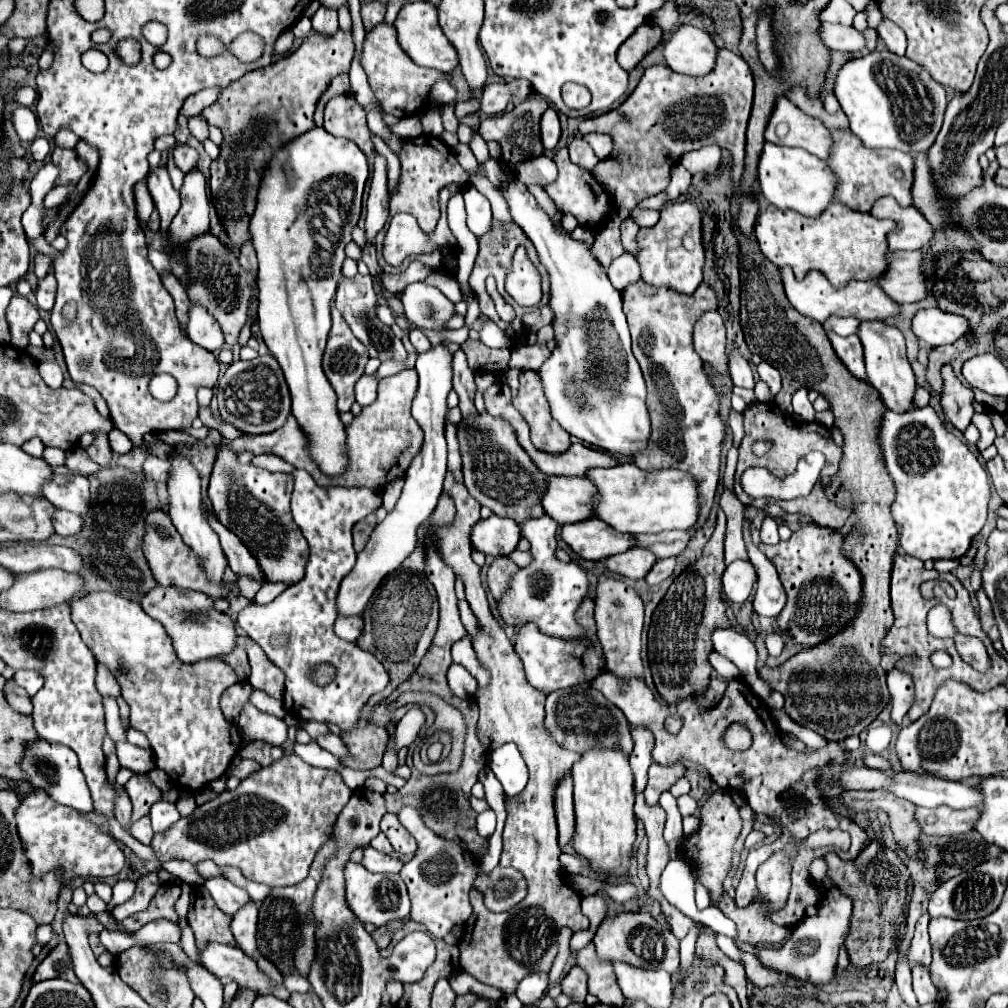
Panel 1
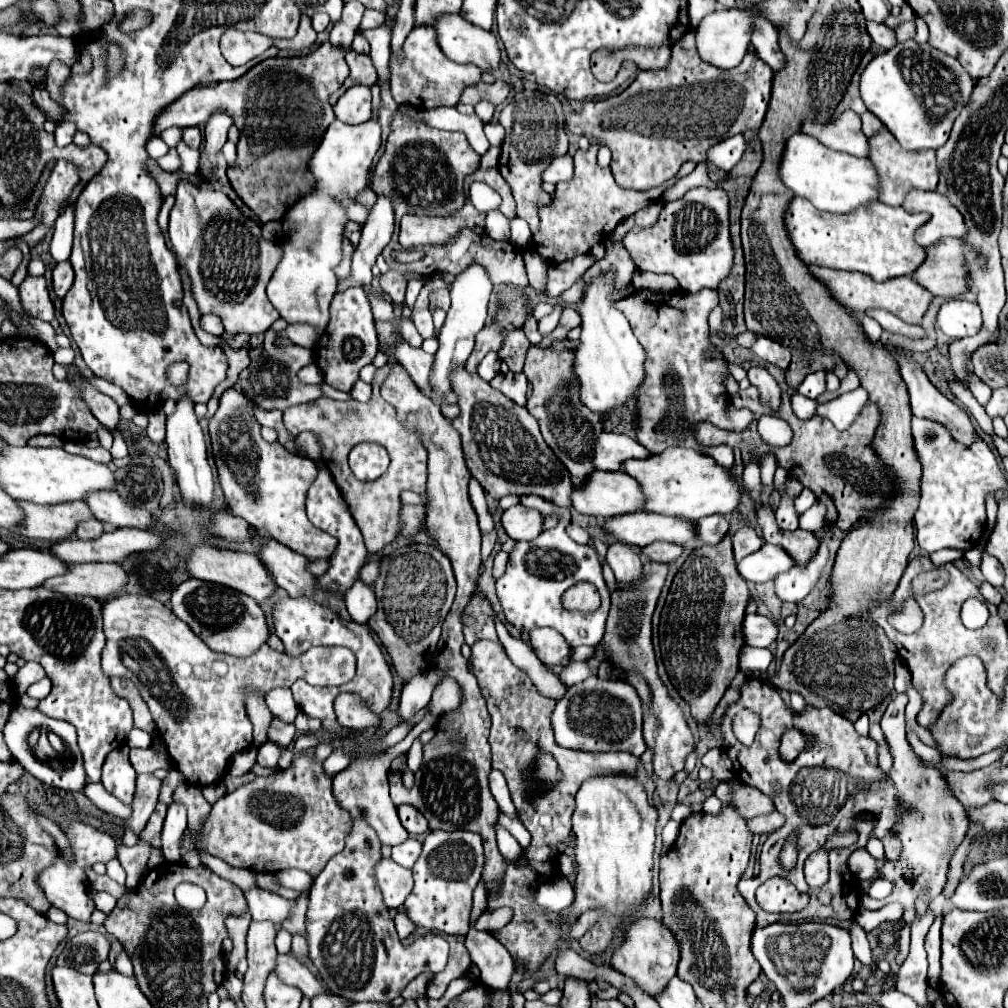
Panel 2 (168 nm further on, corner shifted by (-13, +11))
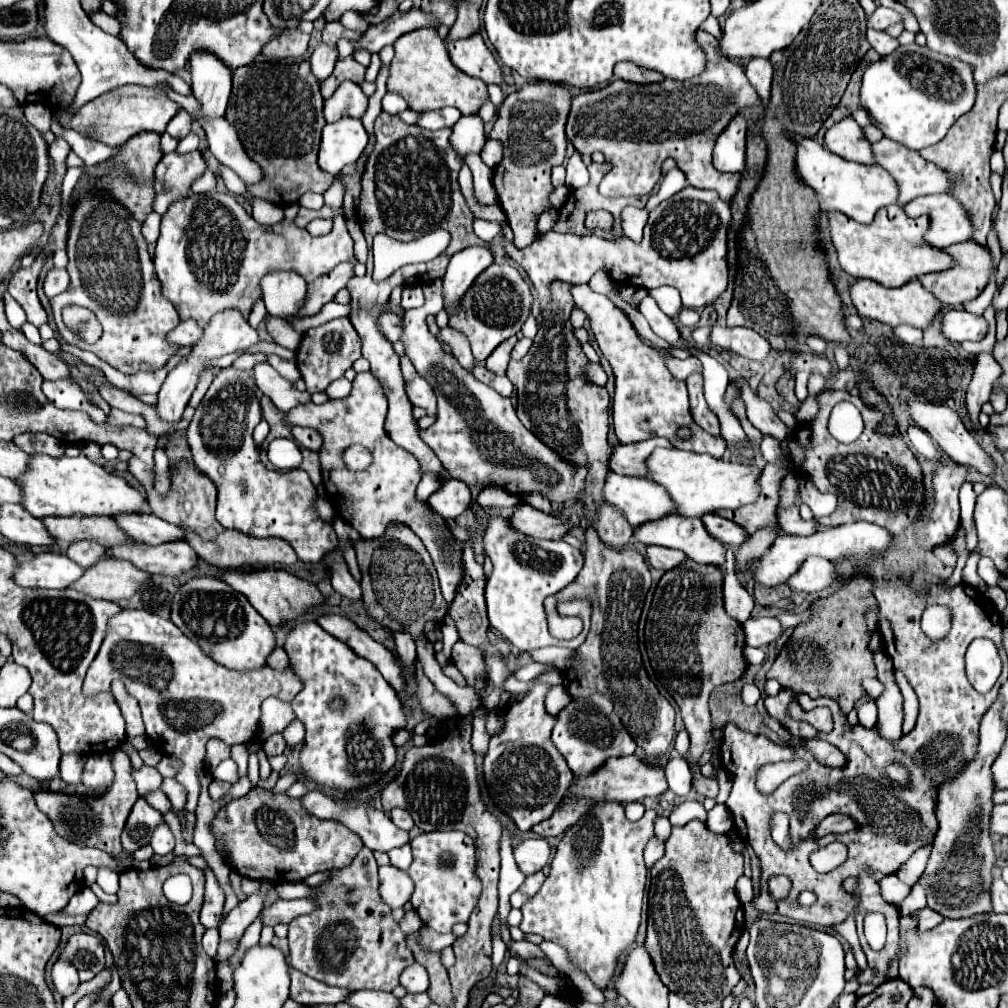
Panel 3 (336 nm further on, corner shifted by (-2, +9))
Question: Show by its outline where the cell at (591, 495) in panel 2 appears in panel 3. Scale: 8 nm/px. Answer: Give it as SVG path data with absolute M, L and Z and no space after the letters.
M608 473L604 485L604 499L626 513L632 527L656 521L676 513L676 505L662 485L646 477L626 477Z

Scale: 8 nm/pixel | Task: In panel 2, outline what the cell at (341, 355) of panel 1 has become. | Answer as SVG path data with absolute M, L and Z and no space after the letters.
M349 287L335 295L331 303L331 321L313 347L315 363L323 373L323 381L339 391L351 391L359 379L359 371L377 355L377 331L369 299L361 287Z

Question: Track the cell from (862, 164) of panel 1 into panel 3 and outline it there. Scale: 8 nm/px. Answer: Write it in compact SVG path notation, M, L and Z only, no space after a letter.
M884 137L882 141L874 143L872 145L874 149L874 157L876 157L876 163L882 165L896 181L898 181L898 187L900 187L900 197L898 197L898 203L904 207L908 201L920 197L920 195L932 195L932 193L948 193L954 185L956 185L956 179L950 177L950 173L946 173L944 169L940 169L938 165L930 163L930 161L924 161L920 157L918 151L912 151L888 137Z

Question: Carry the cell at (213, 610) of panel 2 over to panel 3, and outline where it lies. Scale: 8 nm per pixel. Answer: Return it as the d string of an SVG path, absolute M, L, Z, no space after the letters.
M194 577L178 589L172 601L172 623L216 663L234 671L262 669L276 647L276 637L268 621L242 593L216 577Z

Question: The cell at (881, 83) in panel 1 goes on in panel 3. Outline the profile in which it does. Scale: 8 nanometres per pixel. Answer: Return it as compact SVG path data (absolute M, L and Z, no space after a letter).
M916 43L896 49L892 55L872 63L862 79L860 101L882 133L908 149L924 149L938 143L962 113L974 107L974 67L962 59L952 61Z

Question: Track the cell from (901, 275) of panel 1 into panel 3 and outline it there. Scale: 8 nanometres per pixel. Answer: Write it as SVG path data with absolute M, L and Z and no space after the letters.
M964 241L964 243L956 243L950 245L946 251L950 251L950 255L954 257L954 265L942 273L928 273L926 277L920 277L922 285L926 285L926 289L930 289L946 307L958 307L964 301L976 299L984 287L990 281L990 275L994 273L992 267L992 255L990 249L976 243L976 241Z

